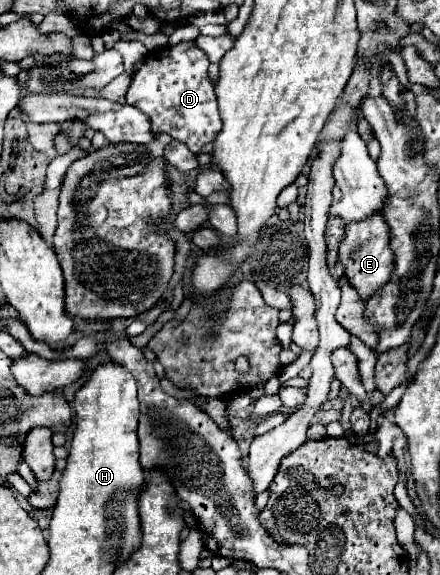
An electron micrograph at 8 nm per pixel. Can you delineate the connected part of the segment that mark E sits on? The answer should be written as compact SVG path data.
M380 213L362 223L350 223L346 229L346 241L340 245L338 259L342 265L346 265L346 279L354 285L354 289L358 289L364 299L386 285L394 271L394 253L390 249L390 235L384 215Z

